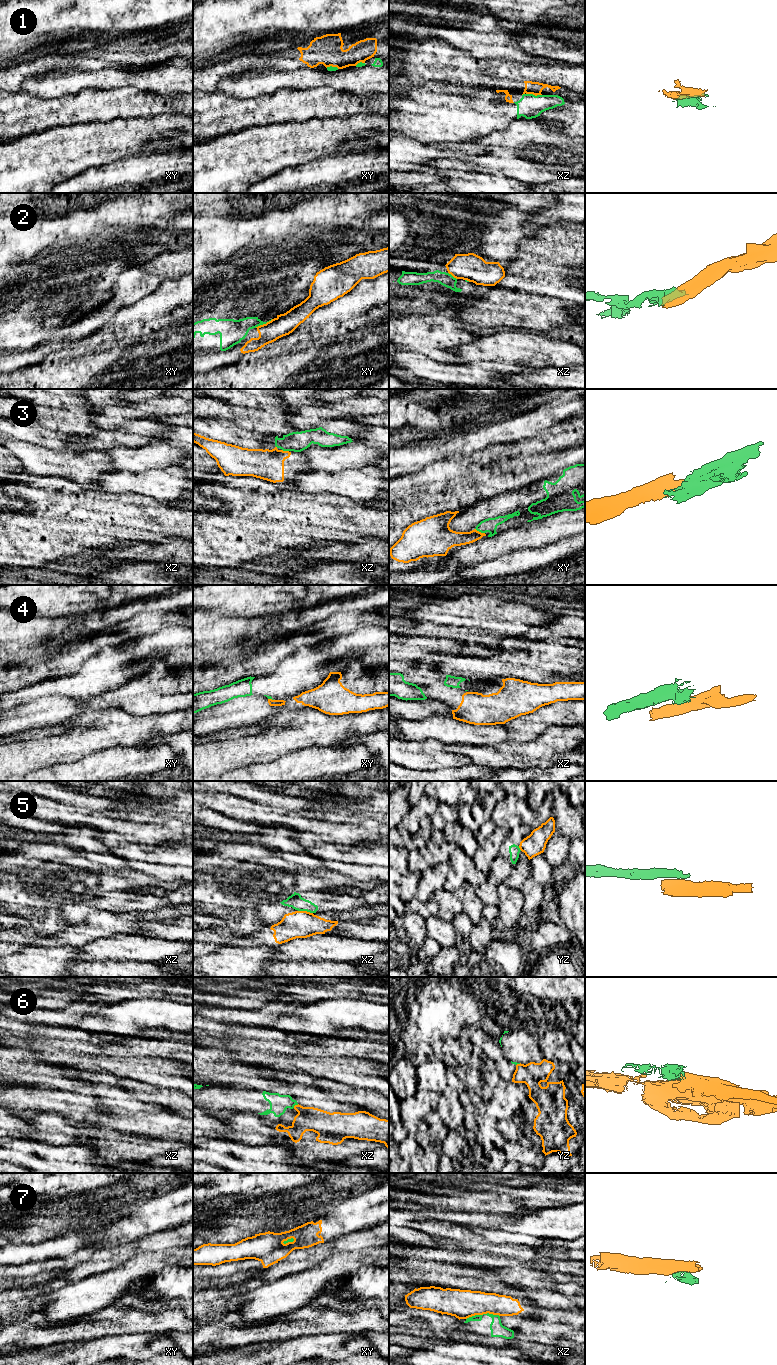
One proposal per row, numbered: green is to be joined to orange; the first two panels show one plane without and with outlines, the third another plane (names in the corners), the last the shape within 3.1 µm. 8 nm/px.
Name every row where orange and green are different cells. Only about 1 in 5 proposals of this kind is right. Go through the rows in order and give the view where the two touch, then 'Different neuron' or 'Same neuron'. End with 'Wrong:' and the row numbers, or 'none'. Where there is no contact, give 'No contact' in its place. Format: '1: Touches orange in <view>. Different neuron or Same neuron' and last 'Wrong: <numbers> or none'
1: Touches orange in xz. Different neuron
2: Touches orange in xy. Different neuron
3: Touches orange in xy. Different neuron
4: Touches orange in xy. Different neuron
5: Touches orange in xz. Different neuron
6: Touches orange in xz. Different neuron
7: Touches orange in xz. Different neuron
Wrong: 1, 2, 3, 4, 5, 6, 7

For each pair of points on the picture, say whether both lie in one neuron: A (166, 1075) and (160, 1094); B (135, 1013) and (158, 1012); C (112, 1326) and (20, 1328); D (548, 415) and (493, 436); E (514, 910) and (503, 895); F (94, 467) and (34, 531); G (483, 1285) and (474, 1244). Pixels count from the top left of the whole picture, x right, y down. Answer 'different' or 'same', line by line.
A: different
B: same
C: same
D: same
E: same
F: different
G: different

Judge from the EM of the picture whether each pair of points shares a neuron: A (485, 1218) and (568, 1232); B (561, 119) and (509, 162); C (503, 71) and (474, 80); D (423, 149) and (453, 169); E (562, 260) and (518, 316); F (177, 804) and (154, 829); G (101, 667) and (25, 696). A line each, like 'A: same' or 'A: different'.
A: different
B: different
C: same
D: different
E: same
F: different
G: same

